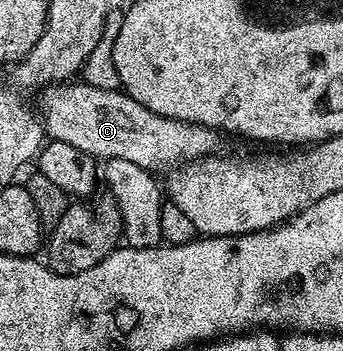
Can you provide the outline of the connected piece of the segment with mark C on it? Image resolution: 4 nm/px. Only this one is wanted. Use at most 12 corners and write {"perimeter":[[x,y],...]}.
{"perimeter":[[45,86],[51,141],[157,176],[217,153],[209,126],[119,88]]}

